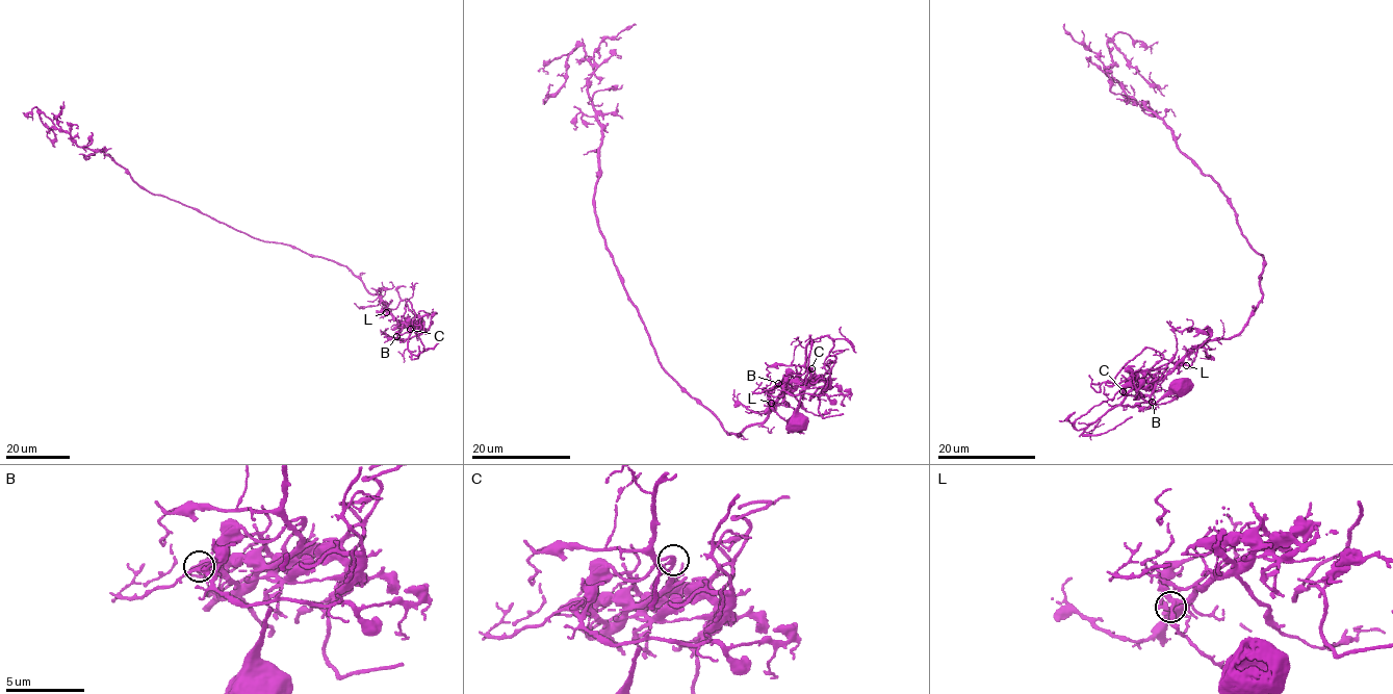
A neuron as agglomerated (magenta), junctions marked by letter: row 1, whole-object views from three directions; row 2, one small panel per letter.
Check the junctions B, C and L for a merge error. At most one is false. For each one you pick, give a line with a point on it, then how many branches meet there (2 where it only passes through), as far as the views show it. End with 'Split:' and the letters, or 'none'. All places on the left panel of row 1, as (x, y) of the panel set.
C: (410, 329) | 2
Split: C

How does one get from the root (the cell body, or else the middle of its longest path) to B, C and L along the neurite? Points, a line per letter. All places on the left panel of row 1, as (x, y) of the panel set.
B: (418, 327), (414, 329), (416, 339), (396, 336)
C: (418, 327), (414, 329), (416, 339), (412, 336), (402, 339), (397, 336), (398, 333), (402, 334), (410, 329)
L: (418, 327), (414, 329), (416, 339), (412, 336), (402, 339), (397, 336), (396, 322), (388, 309), (386, 312)

